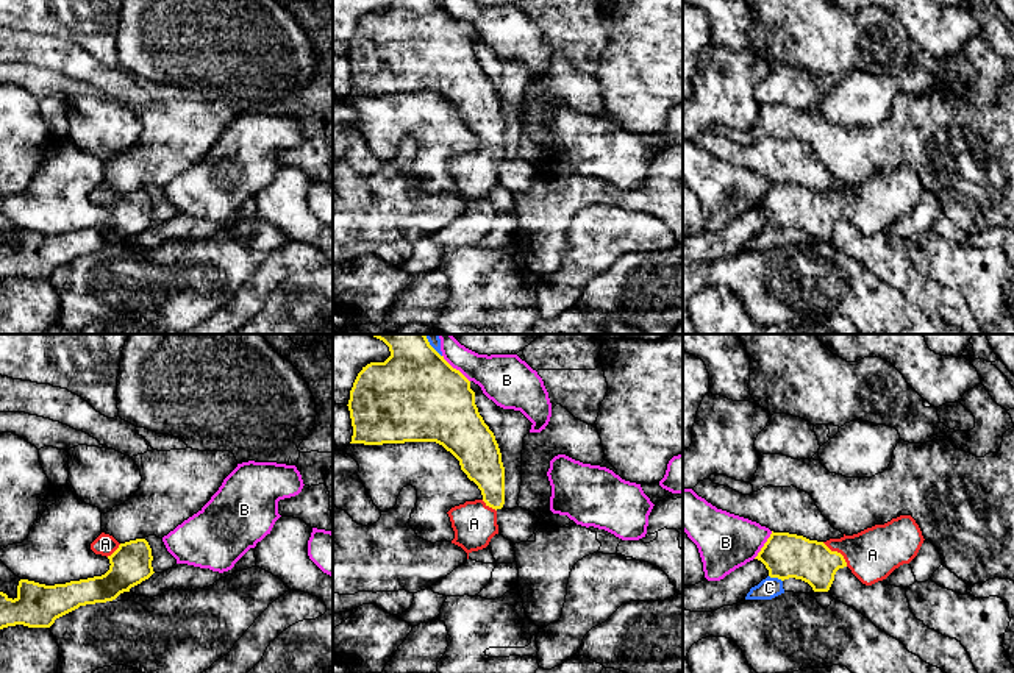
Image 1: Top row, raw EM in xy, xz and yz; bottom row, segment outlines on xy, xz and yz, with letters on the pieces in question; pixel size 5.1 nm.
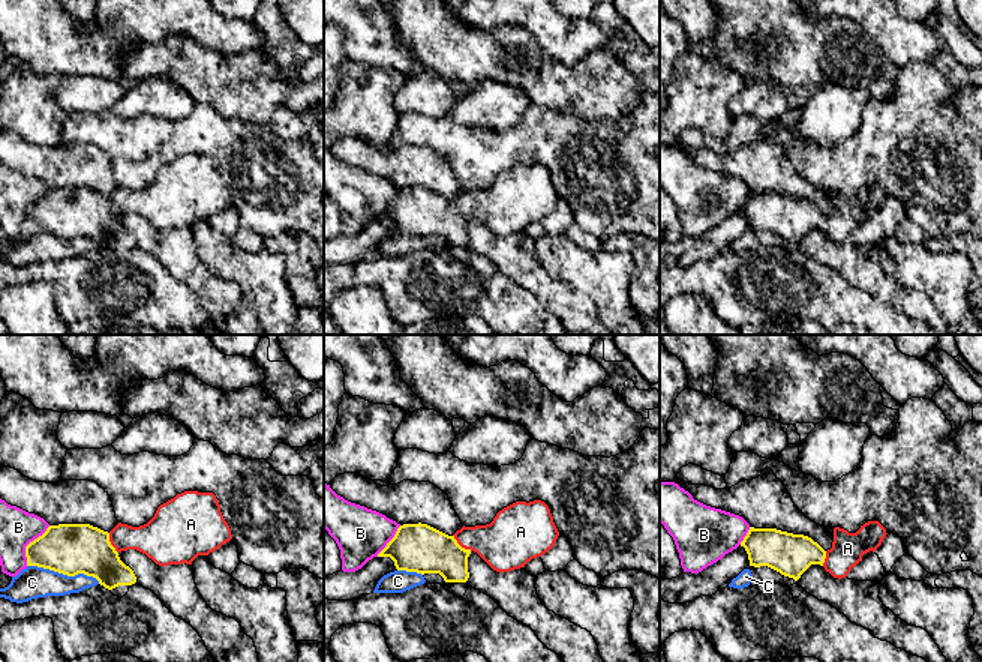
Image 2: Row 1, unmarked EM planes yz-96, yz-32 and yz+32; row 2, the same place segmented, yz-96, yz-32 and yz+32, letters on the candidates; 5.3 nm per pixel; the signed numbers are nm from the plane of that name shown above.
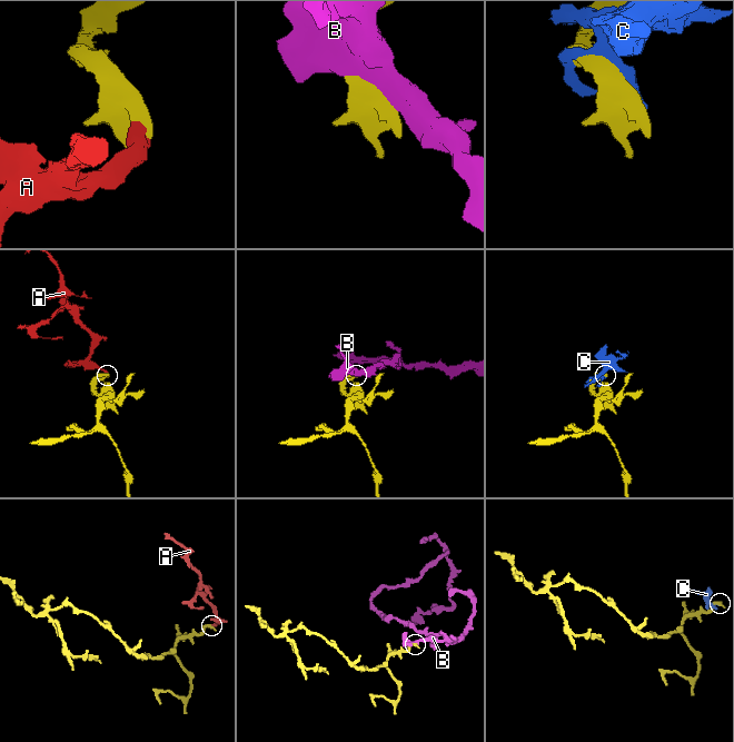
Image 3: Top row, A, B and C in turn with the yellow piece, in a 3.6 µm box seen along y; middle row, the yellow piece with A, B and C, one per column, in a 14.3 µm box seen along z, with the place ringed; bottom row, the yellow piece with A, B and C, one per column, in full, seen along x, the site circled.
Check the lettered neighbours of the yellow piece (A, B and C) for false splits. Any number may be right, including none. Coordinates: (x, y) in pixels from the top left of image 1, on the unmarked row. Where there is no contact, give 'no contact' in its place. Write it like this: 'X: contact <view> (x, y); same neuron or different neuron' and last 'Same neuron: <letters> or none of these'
A: contact yz (836, 202); same neuron
B: contact xz (455, 19); different neuron
C: contact yz (775, 227); different neuron
Same neuron: A

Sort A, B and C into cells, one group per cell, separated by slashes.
A / B / C

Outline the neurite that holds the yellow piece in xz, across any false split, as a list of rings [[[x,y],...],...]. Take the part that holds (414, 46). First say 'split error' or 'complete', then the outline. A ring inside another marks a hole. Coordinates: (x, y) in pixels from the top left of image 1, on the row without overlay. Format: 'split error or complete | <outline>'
split error | [[[436,0],[389,2],[384,12],[362,17],[353,33],[347,55],[353,77],[350,94],[436,92],[450,101],[483,145],[447,162],[455,181],[452,194],[461,197],[469,209],[472,201],[486,198],[498,184],[497,161],[505,155],[505,117],[498,94],[478,62],[470,31],[444,6]]]

